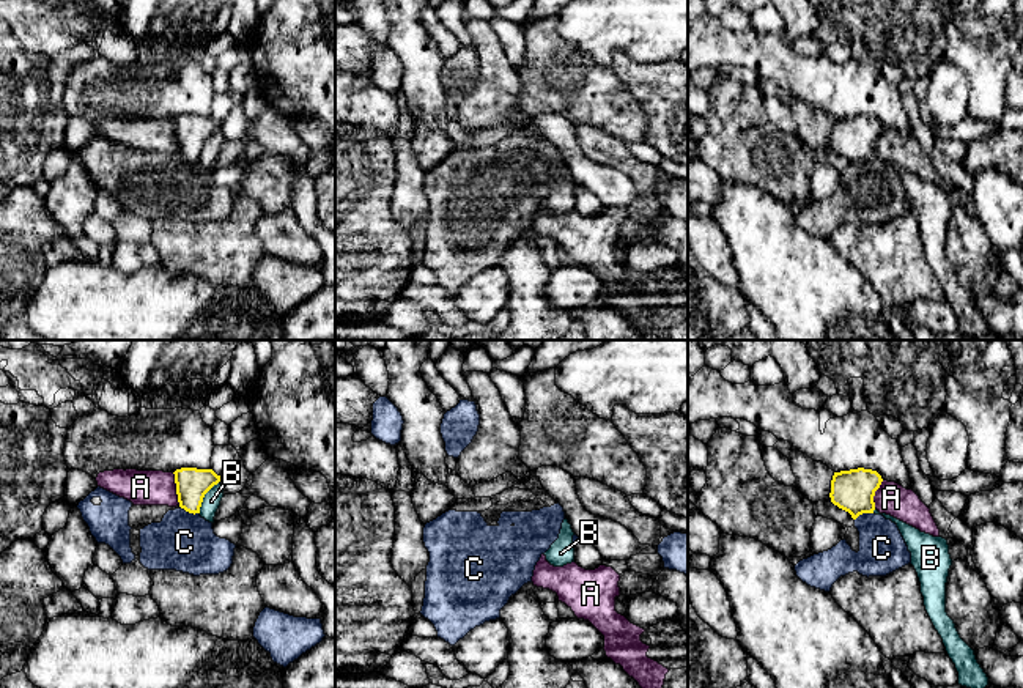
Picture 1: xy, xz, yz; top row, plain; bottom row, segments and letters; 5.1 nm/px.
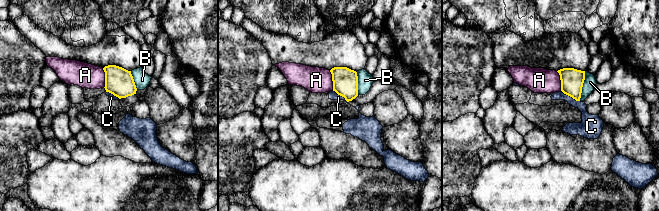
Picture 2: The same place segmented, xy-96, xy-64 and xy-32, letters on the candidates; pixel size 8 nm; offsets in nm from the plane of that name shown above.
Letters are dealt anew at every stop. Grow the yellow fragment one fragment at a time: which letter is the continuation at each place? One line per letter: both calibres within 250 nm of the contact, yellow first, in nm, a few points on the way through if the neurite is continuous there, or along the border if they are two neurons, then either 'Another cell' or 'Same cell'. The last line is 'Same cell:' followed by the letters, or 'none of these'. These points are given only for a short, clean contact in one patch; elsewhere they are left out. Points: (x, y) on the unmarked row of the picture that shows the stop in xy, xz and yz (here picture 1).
A: Thickness 170 nm (yellow) against 180 nm. Another cell
B: Thickness 170 nm (yellow) against 90 nm. Boundary: xy (219, 128), (205, 142), (199, 159). Another cell
C: Thickness 170 nm (yellow) against 300 nm. Boundary: xy (180, 153), (199, 161). Another cell
Same cell: none of these

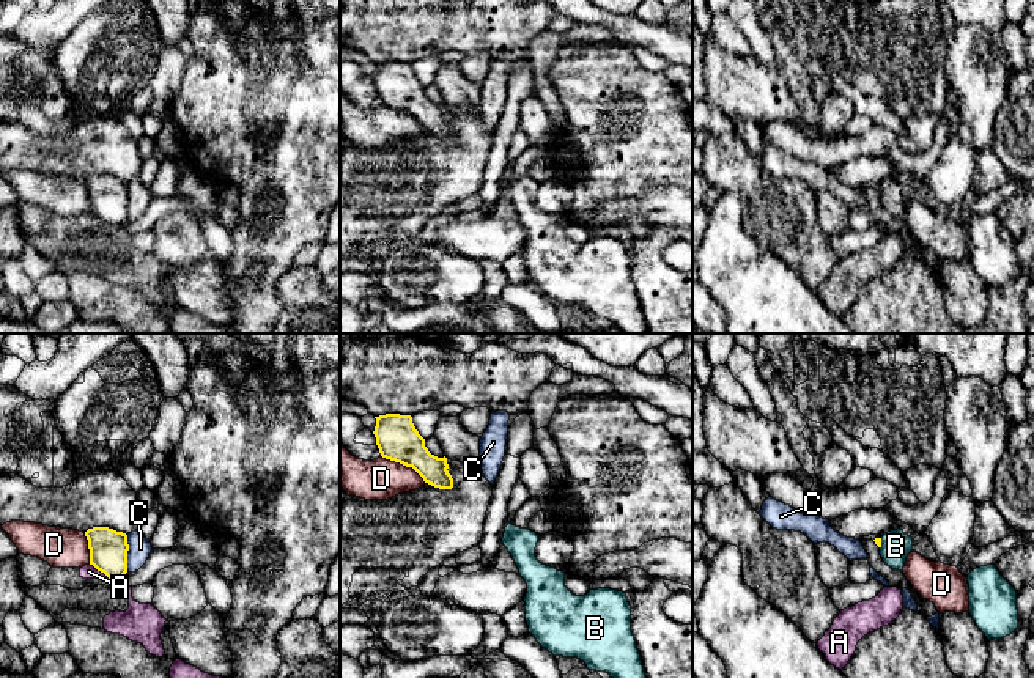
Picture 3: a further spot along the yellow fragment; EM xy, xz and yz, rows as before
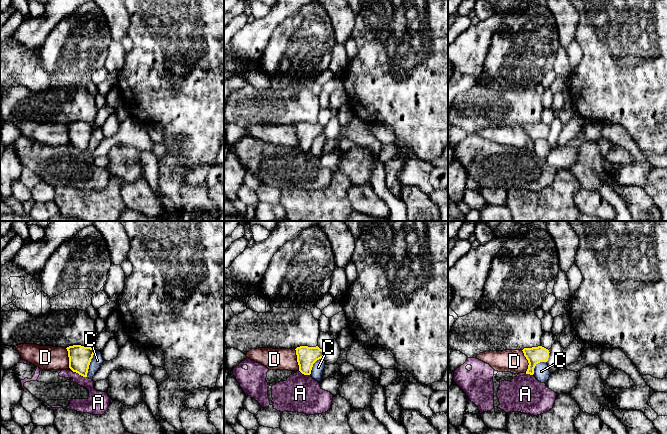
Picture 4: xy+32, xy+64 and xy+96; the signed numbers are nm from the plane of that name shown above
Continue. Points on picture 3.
A: Thickness 190 nm (yellow) against 80 nm. Boundary: xy (90, 211), (114, 230). Another cell
B: Thickness 30 nm (yellow) against 150 nm. Path across: yz (877, 187), (880, 191), (896, 194). Same cell
C: Thickness 190 nm (yellow) against 110 nm. Boundary: xy (126, 183), (128, 217). Another cell
D: Thickness 220 nm (yellow) against 220 nm. Another cell
Same cell: B

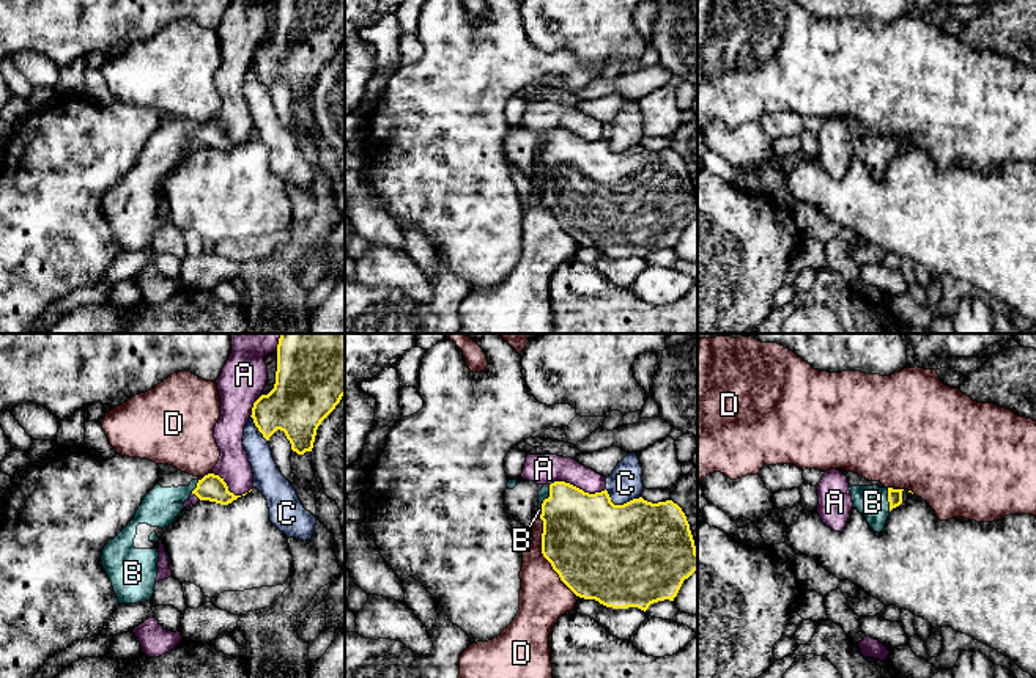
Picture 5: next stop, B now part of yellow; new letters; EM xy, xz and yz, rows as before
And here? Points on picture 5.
A: Thickness 440 nm (yellow) against 160 nm. Another cell
B: Thickness 400 nm (yellow) against 60 nm. Path across: xz (581, 180), (543, 148), (543, 140). Same cell
C: Thickness 500 nm (yellow) against 180 nm. Another cell
D: Thickness 460 nm (yellow) against 260 nm. Another cell
Same cell: B

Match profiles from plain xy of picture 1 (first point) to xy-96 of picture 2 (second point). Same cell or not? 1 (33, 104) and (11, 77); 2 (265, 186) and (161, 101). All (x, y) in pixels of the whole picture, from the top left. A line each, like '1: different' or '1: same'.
1: same
2: same

